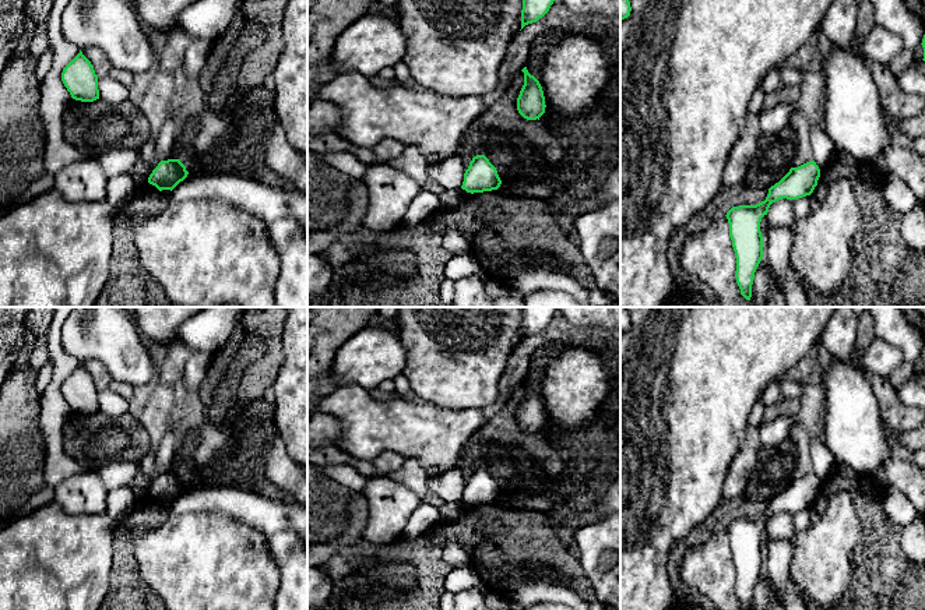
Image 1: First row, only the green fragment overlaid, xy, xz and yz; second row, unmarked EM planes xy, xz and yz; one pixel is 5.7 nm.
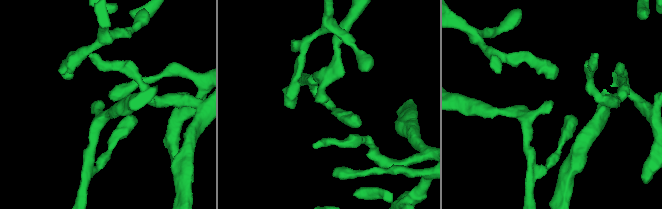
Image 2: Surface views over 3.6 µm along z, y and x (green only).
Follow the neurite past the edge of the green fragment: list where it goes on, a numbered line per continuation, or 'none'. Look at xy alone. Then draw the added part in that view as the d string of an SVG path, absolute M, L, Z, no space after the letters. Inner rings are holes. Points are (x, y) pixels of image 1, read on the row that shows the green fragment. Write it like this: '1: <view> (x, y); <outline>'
none

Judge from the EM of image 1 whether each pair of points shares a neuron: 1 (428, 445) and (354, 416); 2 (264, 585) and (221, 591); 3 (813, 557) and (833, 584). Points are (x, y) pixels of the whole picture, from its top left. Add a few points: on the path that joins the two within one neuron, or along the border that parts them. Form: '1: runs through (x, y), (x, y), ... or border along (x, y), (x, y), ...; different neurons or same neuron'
1: runs through (410, 429), (372, 426); same neuron
2: runs through (253, 585), (232, 585); same neuron
3: runs through (820, 564), (832, 577); same neuron

